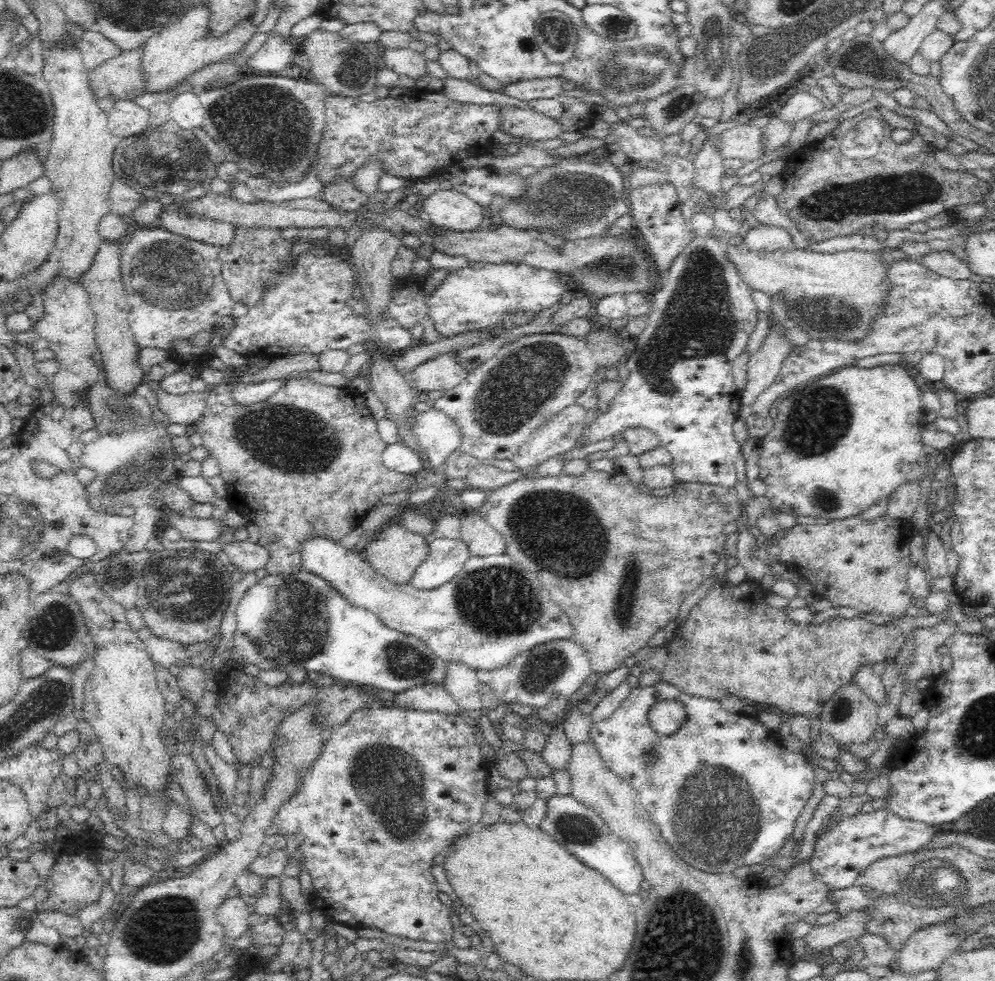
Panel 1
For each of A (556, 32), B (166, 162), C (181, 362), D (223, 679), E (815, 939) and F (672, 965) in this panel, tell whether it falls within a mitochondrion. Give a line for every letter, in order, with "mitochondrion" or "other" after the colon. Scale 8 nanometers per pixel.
A: mitochondrion
B: mitochondrion
C: other
D: other
E: other
F: mitochondrion

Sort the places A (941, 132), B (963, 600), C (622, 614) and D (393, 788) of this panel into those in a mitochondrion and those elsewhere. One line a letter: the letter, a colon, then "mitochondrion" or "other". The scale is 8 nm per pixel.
A: other
B: other
C: mitochondrion
D: mitochondrion

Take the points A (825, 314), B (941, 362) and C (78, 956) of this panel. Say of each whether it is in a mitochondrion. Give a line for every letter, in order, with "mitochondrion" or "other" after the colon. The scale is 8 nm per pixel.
A: mitochondrion
B: other
C: other

